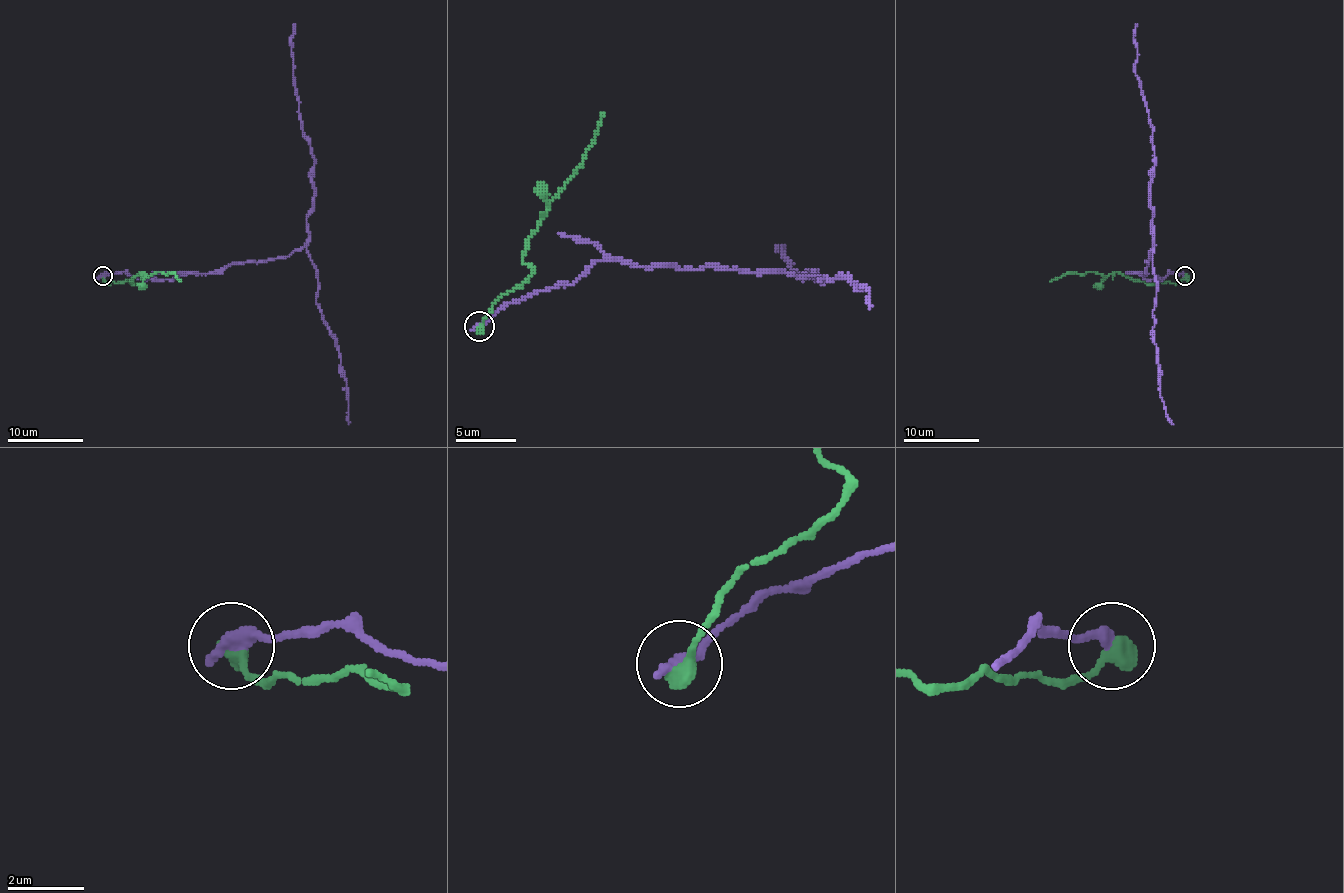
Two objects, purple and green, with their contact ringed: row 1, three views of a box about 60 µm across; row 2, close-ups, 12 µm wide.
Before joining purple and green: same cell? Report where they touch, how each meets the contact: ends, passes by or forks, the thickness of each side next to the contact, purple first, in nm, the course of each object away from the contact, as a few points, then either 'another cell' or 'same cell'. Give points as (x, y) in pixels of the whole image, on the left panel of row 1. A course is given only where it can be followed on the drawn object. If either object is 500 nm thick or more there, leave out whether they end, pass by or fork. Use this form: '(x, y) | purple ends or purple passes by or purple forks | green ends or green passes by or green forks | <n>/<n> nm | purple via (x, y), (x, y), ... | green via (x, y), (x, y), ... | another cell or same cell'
(102, 276) | purple ends | green ends | 440/480 nm | purple via (103, 275), (217, 274), (232, 264), (285, 258), (304, 245), (314, 155), (293, 74), (295, 24) | green via (103, 275), (108, 283), (135, 283), (129, 281), (141, 272), (146, 275), (156, 272), (173, 274), (181, 281) | another cell

